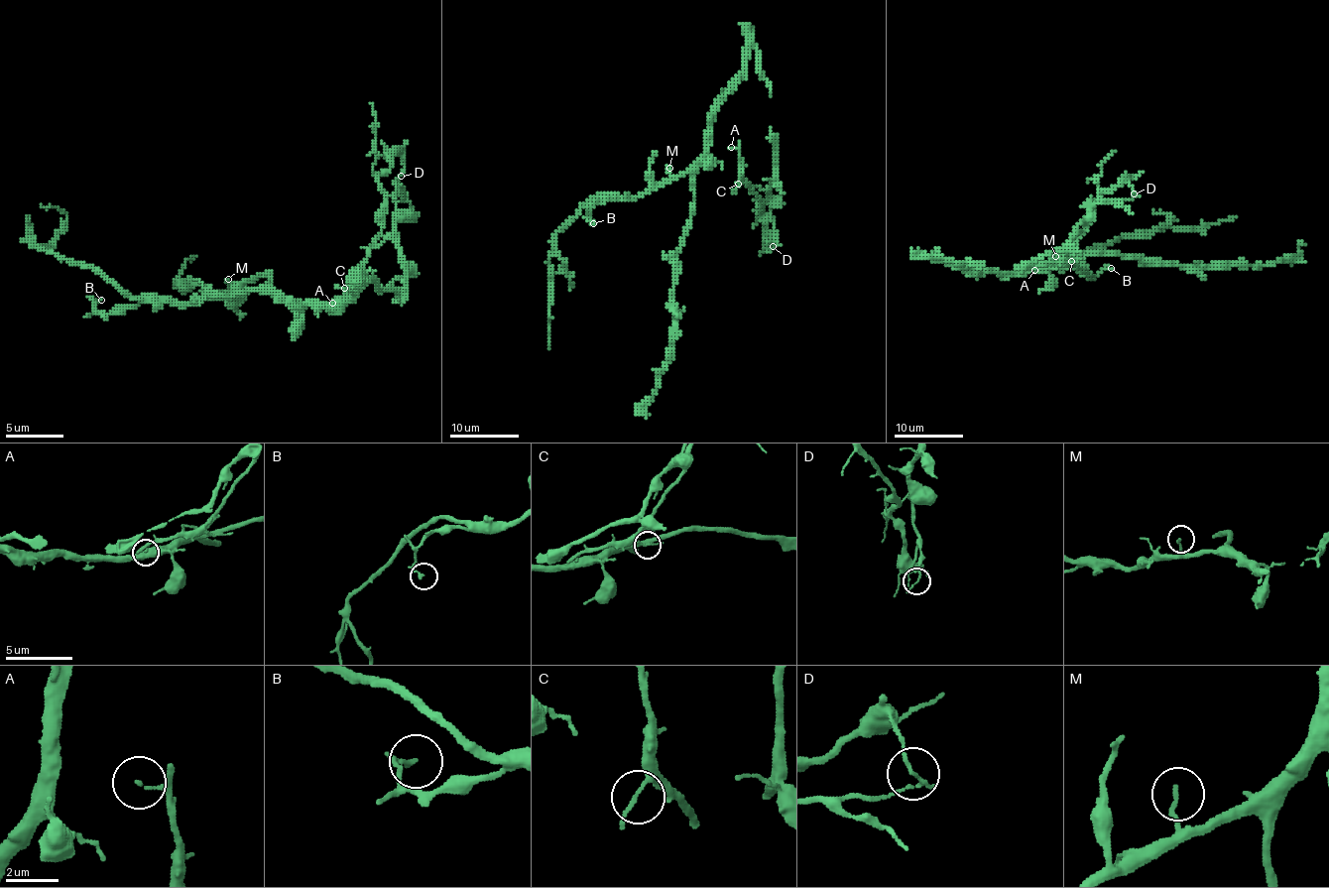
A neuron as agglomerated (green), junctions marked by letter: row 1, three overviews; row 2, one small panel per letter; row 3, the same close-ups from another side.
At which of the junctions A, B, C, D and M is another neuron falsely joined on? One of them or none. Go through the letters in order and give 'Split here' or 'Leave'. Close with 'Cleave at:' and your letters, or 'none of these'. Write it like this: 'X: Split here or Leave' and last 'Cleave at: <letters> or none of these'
A: Leave
B: Leave
C: Leave
D: Split here
M: Leave
Cleave at: D

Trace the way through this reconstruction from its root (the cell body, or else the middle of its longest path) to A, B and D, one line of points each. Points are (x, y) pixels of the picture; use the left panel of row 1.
A: (257, 291), (281, 291), (289, 300), (303, 303), (332, 303)
B: (257, 291), (205, 294), (199, 300), (188, 303), (119, 306), (107, 314), (95, 311), (93, 303), (101, 300)
D: (257, 291), (303, 303), (341, 297), (402, 176)

